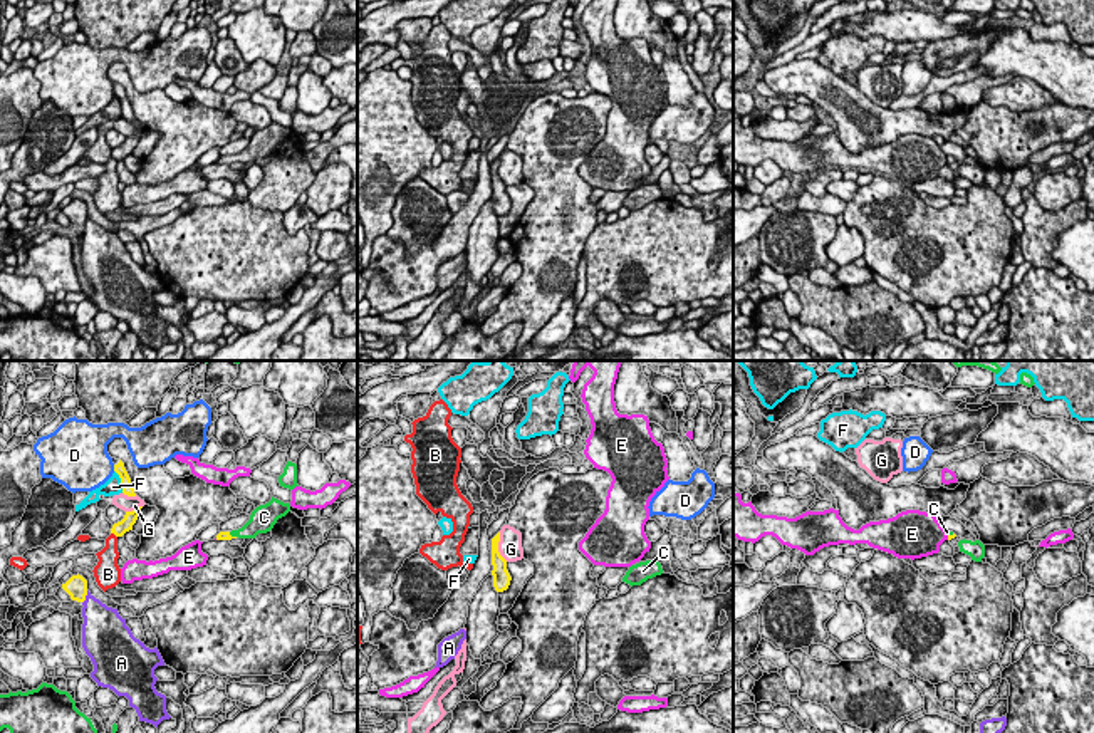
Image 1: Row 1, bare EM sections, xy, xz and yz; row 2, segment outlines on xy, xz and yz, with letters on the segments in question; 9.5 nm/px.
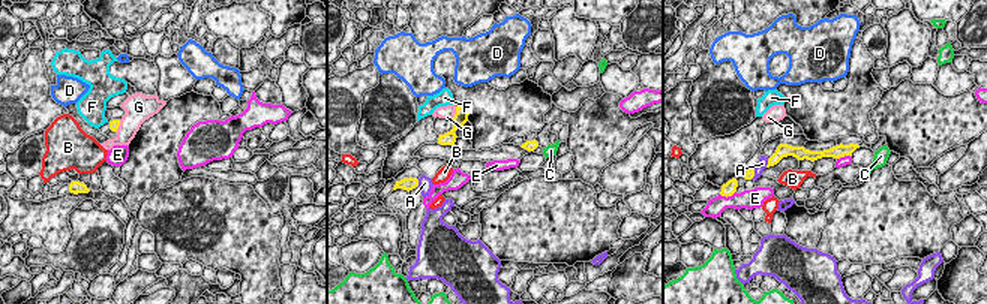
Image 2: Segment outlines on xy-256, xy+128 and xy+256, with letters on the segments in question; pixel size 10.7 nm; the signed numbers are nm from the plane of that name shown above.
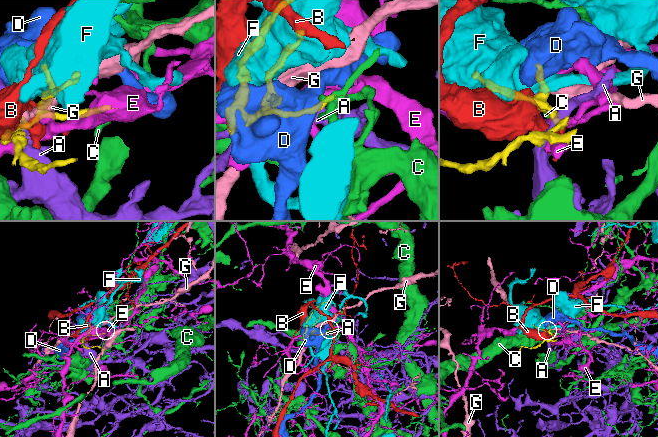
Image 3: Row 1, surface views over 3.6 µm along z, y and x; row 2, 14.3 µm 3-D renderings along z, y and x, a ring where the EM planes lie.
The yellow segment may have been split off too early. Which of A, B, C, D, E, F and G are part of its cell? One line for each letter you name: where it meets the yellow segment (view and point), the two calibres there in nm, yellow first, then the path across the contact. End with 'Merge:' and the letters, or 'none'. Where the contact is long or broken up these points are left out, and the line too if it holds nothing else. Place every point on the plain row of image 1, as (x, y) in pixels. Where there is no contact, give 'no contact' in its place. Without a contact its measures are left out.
C: contact xy (230, 160); calibres 100 and 160 nm; way xy (224, 160), (230, 160), (247, 156), (254, 150)
Merge: C

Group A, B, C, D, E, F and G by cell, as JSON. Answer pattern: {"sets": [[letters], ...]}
{"sets": [["A"], ["B"], ["C"], ["D"], ["E"], ["F"], ["G"]]}

